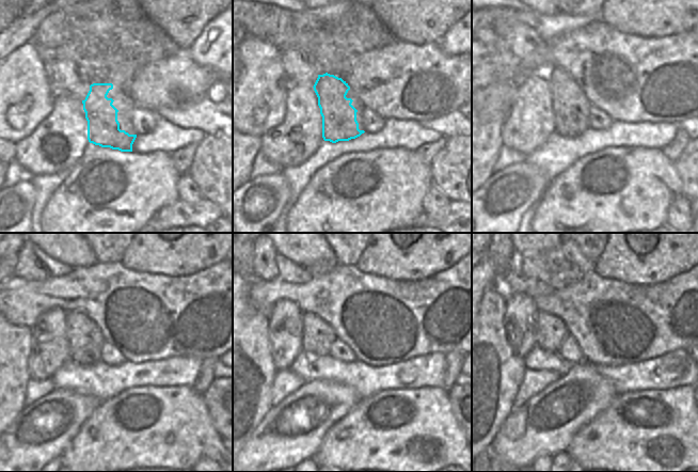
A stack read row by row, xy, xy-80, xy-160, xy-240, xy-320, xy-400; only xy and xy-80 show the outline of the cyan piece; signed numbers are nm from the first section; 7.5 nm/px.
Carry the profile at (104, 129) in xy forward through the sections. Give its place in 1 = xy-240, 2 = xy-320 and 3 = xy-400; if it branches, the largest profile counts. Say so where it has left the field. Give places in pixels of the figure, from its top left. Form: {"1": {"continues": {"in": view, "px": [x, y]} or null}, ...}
{"1": {"continues": {"in": "xy-240", "px": [85, 341]}}, "2": {"continues": {"in": "xy-320", "px": [318, 335]}}, "3": {"continues": {"in": "xy-400", "px": [551, 332]}}}

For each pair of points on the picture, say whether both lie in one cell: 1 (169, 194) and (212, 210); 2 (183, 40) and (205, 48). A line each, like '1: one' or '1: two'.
1: two
2: two

